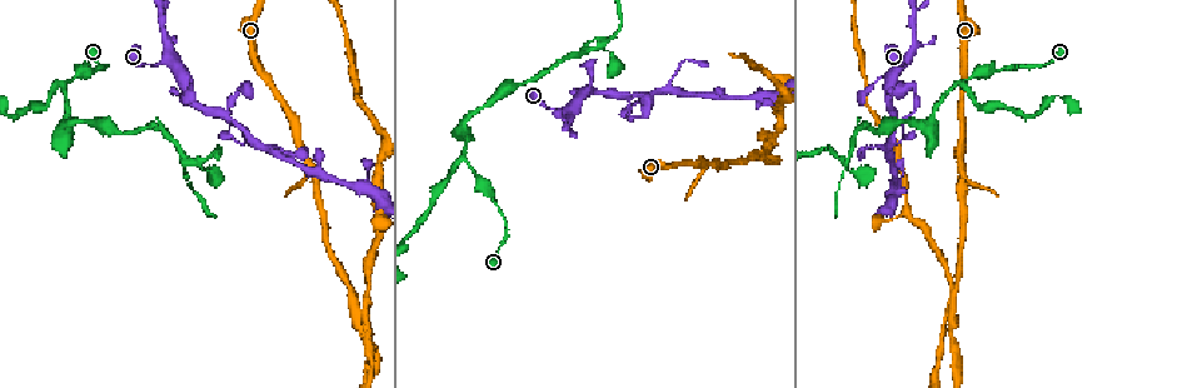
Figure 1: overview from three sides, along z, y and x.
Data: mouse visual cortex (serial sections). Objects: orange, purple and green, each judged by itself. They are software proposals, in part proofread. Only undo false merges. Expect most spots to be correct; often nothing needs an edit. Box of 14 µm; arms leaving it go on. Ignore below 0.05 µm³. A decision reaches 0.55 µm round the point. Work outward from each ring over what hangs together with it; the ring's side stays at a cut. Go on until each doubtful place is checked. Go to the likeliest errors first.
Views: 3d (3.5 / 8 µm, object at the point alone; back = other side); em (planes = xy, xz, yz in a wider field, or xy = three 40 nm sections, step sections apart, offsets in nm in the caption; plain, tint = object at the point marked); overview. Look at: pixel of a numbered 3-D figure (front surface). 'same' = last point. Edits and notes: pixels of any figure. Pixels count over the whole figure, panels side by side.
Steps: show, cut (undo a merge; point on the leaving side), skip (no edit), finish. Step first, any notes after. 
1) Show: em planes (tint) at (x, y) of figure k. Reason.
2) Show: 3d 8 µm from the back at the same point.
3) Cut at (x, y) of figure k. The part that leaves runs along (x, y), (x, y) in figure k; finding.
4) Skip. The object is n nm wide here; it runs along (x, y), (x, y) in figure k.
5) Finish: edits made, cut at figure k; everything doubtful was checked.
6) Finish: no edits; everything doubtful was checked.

Show: 3d 3.5 µm at (948, 308) of figure 1. Sudden change in width.

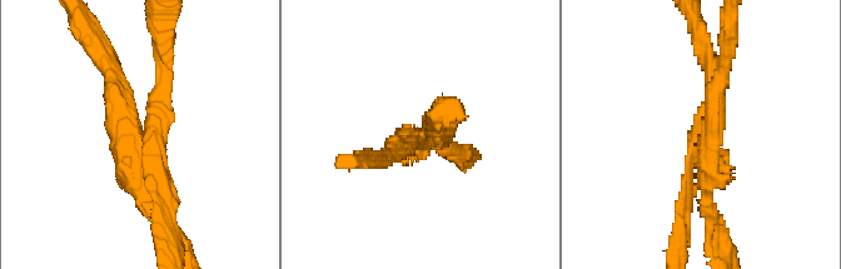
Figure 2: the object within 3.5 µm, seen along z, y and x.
Cut at (167, 187) of figure 2. The arms are 150, 150, 200, 250 nm wide; the part that leaves runs along (144, 135), (160, 111), (160, 28) in figure 2; a second cell is stuck on.

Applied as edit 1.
Show: 3d 8 µm at (906, 57) of figure 1. Thin arm on a thick one.

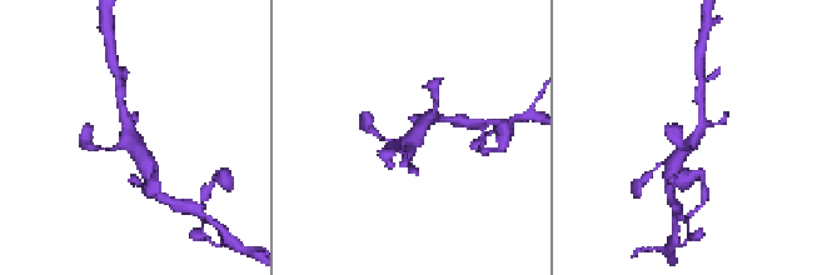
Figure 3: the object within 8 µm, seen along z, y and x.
Show: 3d 3.5 µm at (695, 139) of figure 3. Zoom in.

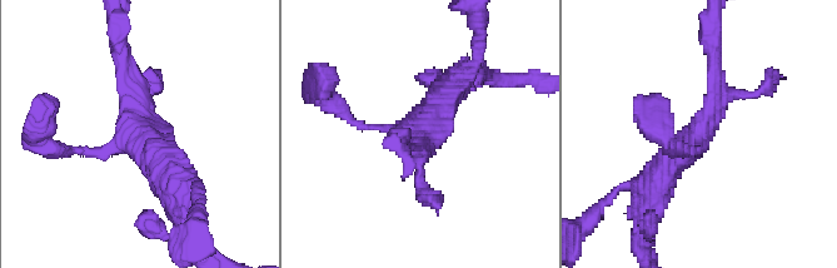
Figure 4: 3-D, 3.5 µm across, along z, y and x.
Show: em planes (tint) at (413, 130) of figure 4. 3 arms meet here; the arms are 100, 250, 400 nm wide; need the tissue.

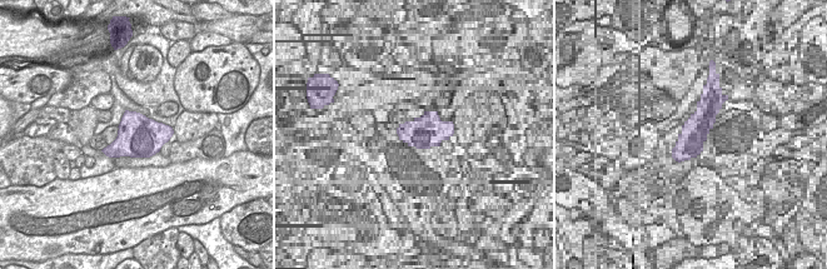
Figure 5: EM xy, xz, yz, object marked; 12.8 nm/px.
Skip. It runs along (55, 148), (96, 152), (131, 137), (174, 190) in figure 4; all the same cell.

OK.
Show: 3d 3.5 µm at (225, 116) of figure 1. Narrows sharply.

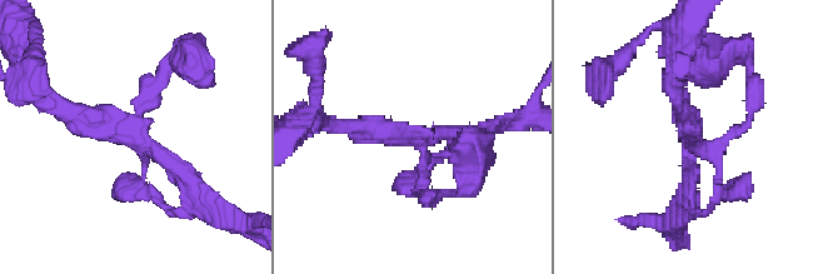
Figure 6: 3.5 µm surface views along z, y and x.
Show: em xy step 3 (tint) at (140, 137) of figure 6.

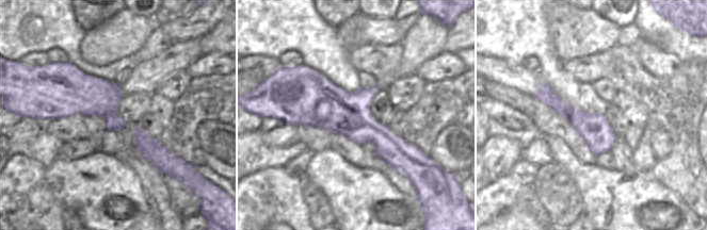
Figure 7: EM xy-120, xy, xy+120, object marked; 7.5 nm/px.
Show: em planes (tint) at the same point.

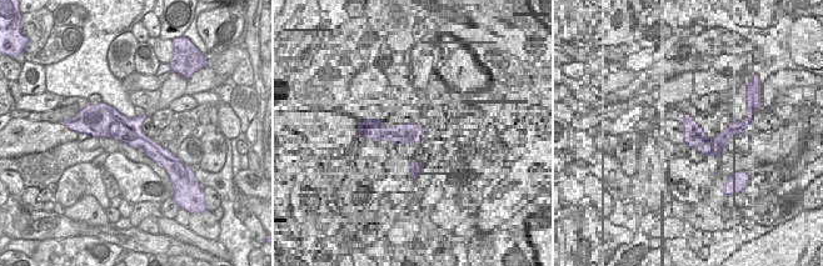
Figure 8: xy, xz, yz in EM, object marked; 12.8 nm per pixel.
Skip. It runs along (93, 129), (126, 130), (165, 154) in figure 8; one cell here.

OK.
Show: 3d 3.5 µm at (957, 83) of figure 1. Three arms meet.

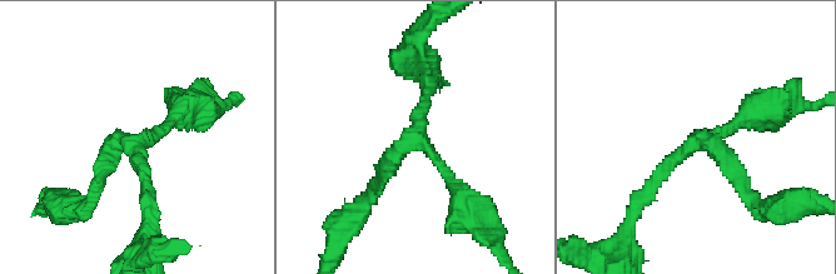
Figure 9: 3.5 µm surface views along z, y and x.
Show: em xy step 1 (tint) at (420, 140) of figure 9. 3 arms meet here; the arms are 200, 200, 250 nm wide.

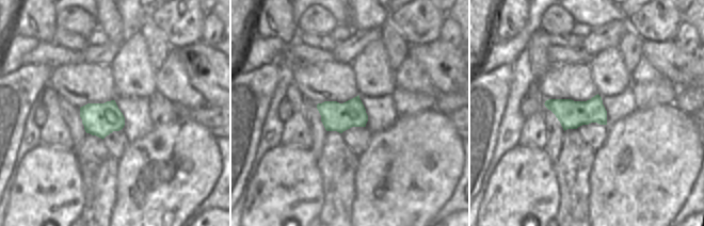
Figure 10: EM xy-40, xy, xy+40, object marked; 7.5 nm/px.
Skip. It runs along (756, 113), (695, 140), (641, 202) in figure 9; all the same cell.

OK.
Show: 3d 8 µm at (929, 127) of figure 1. Branch point.

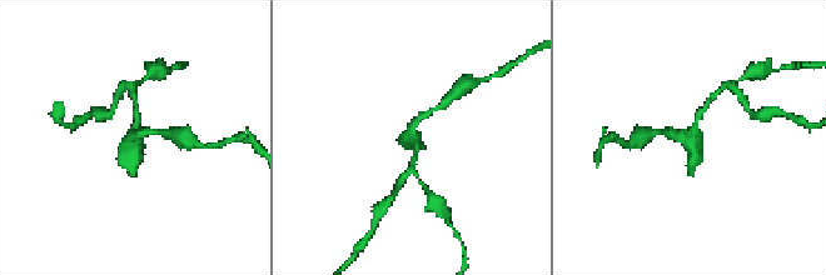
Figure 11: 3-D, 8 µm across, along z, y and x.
Show: 3d 3.5 µm at (409, 136) of figure 11.

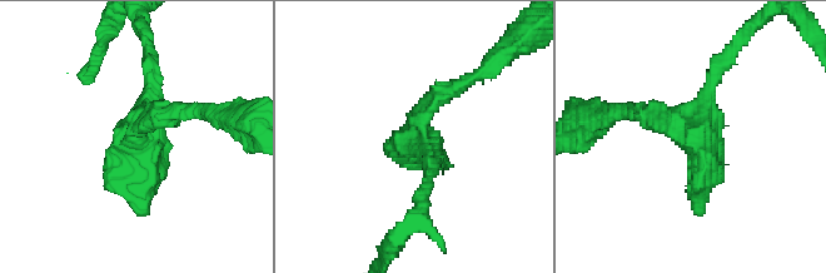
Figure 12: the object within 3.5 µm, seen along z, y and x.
Show: em xy step 1 (tint) at (416, 136) of figure 12.

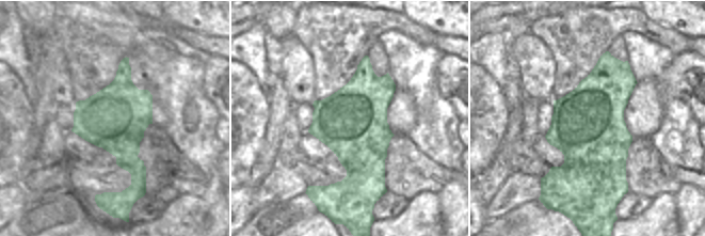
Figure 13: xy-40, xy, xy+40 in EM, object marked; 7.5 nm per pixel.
Skip. The object is 500 nm wide here; it runs along (724, 61), (692, 135), (637, 112) in figure 12; all the same cell.

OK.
Show: 3d 3.5 µm at (598, 46) of figure 1. Sudden change in width.

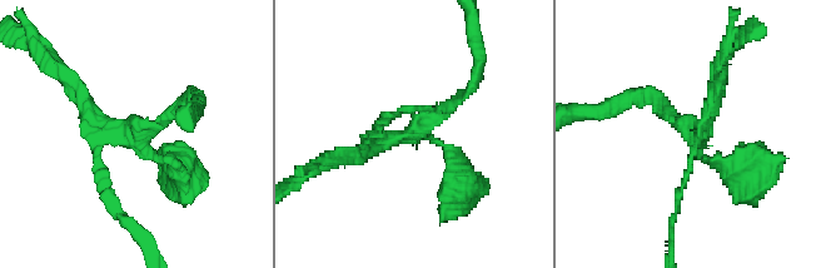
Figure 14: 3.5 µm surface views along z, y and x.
Show: em xy step 1 (tint) at (132, 135) of figure 14.

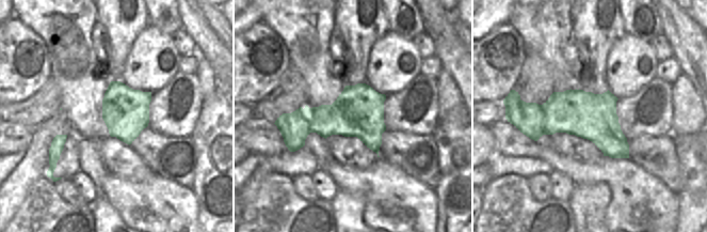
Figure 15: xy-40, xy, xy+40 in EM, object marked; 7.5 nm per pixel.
Show: em planes (tint) at the same point. Cut it another way.

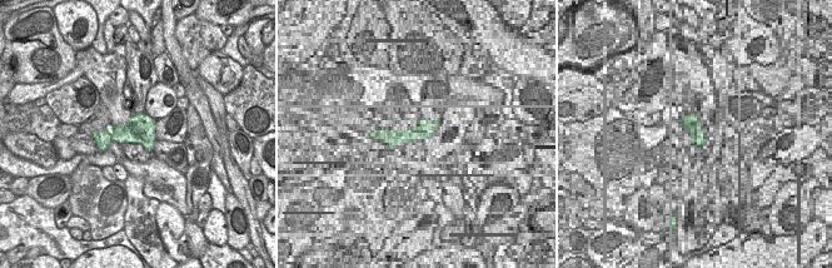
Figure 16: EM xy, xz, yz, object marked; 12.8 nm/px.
Skip. It runs along (74, 85), (108, 132), (182, 167) in figure 14; all the same cell.

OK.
Finish: edits made, cut at figure 2; everything doubtful was checked.

